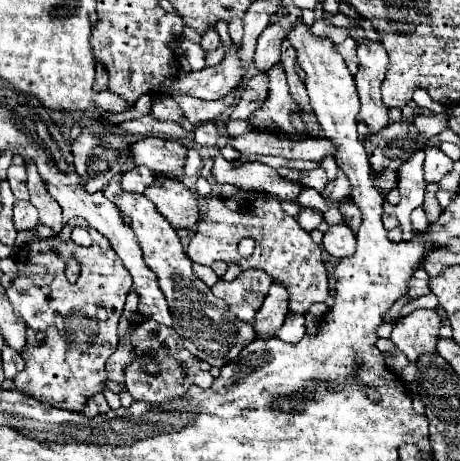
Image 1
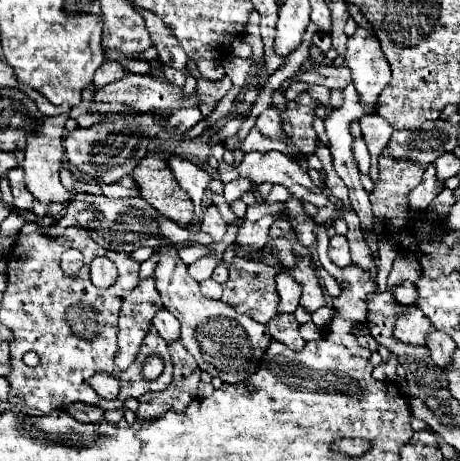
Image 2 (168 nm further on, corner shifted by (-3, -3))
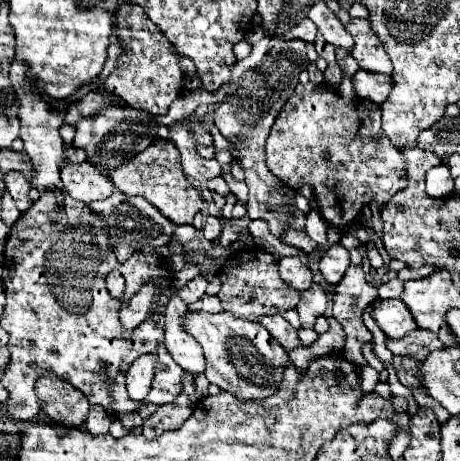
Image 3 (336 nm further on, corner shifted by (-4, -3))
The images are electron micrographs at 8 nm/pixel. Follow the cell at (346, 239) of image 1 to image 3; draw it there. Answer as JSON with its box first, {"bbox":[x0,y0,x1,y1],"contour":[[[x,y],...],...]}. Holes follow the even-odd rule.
{"bbox":[320,243,350,283],"contour":[[[340,243],[336,245],[328,245],[326,251],[322,253],[322,261],[320,261],[320,273],[324,275],[324,279],[328,283],[338,283],[346,269],[350,265],[350,257],[348,257],[348,249],[342,247]]]}

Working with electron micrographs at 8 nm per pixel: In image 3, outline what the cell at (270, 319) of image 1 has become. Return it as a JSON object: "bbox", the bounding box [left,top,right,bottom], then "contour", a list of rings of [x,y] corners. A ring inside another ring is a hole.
{"bbox":[280,257,312,293],"contour":[[[298,257],[280,259],[280,277],[290,289],[298,293],[306,291],[312,285],[312,269],[302,265]]]}

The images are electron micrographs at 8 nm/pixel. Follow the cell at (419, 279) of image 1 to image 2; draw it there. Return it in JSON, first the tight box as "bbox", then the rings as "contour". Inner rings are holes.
{"bbox":[393,281,417,305],"contour":[[[405,281],[405,283],[401,283],[401,285],[395,287],[393,295],[397,297],[397,301],[401,301],[401,305],[413,305],[415,299],[417,299],[417,289],[415,289],[413,283]]]}

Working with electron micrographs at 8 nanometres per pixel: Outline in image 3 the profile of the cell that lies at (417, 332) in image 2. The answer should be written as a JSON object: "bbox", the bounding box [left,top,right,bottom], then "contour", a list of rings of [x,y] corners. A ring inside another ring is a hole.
{"bbox":[372,299,418,339],"contour":[[[378,299],[372,311],[374,321],[390,339],[402,339],[410,331],[418,329],[410,309],[402,299]]]}

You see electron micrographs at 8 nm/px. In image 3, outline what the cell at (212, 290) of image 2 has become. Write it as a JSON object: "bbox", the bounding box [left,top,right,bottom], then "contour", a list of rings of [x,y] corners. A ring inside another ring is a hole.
{"bbox":[190,293,222,313],"contour":[[[208,293],[202,295],[196,303],[192,303],[190,309],[202,309],[202,311],[210,311],[210,313],[218,313],[218,311],[222,311],[218,295],[208,295]]]}

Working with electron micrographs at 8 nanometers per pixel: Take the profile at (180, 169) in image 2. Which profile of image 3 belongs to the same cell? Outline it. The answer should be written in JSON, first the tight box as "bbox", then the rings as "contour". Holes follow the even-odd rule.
{"bbox":[208,175,230,195],"contour":[[[218,175],[218,177],[214,177],[214,179],[208,179],[208,189],[210,189],[210,191],[216,191],[216,193],[220,193],[220,195],[228,195],[228,193],[230,193],[228,183],[224,181],[222,175]]]}

